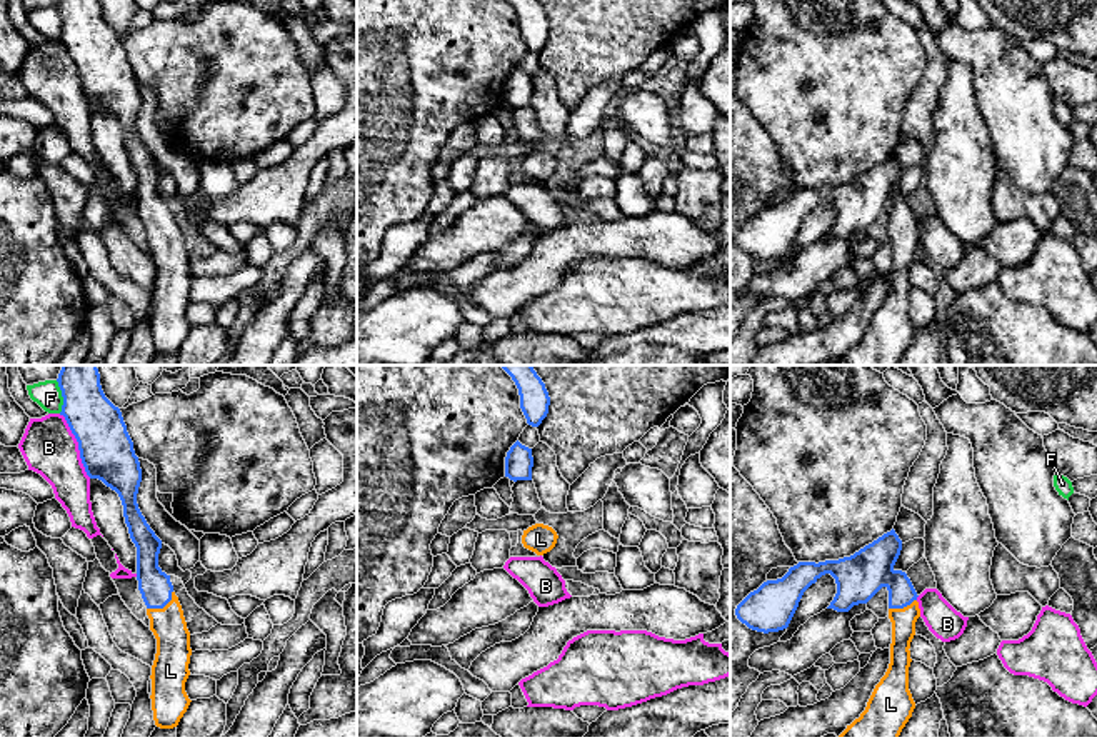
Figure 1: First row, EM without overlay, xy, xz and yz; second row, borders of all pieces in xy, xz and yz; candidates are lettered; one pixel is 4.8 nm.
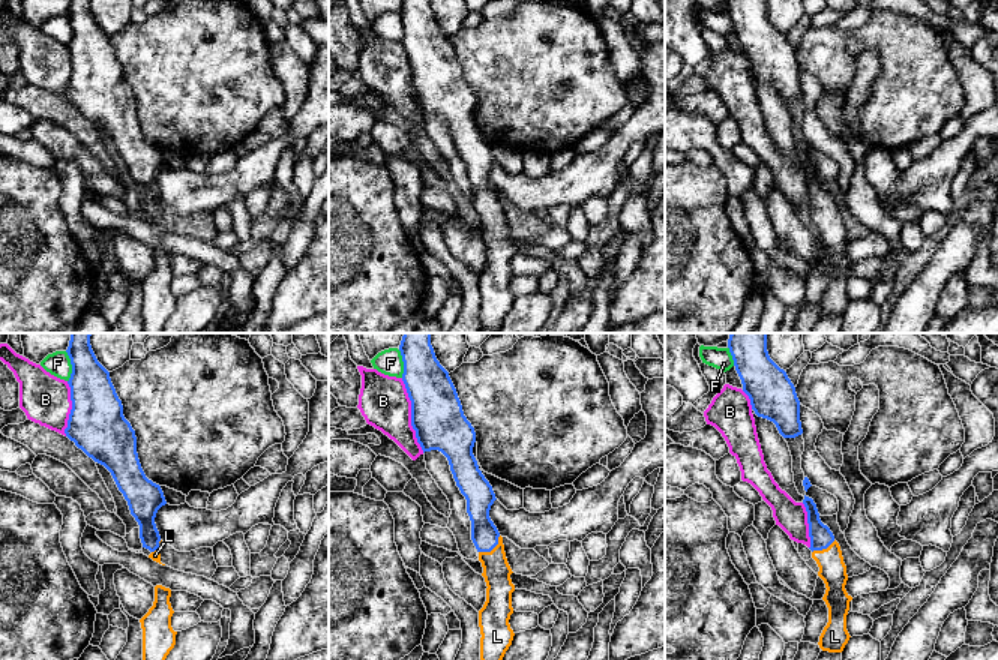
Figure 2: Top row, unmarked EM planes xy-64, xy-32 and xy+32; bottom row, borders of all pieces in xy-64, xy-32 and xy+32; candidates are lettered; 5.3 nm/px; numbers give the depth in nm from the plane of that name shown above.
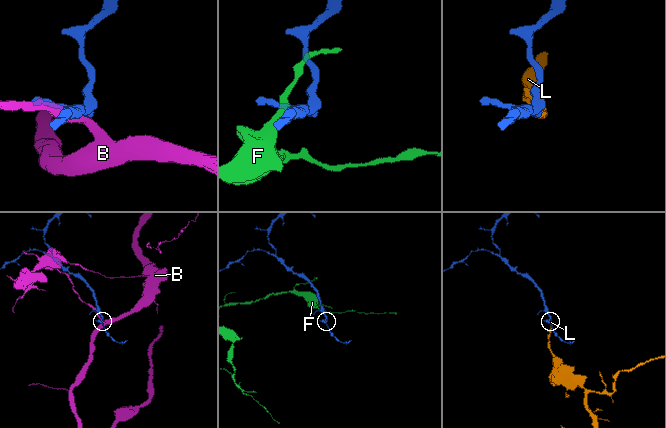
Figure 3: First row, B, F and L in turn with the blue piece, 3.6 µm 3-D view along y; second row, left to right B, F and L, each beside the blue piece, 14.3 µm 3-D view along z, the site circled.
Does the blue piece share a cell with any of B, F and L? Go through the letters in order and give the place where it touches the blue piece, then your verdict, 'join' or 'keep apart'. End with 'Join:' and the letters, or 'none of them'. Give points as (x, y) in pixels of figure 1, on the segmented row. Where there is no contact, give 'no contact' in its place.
B: meets blue in xy at (79, 446); keep apart
F: meets blue in xy at (62, 396); keep apart
L: meets blue in xy at (162, 607); join
Join: L

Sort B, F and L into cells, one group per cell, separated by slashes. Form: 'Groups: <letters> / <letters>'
Groups: B / F / L

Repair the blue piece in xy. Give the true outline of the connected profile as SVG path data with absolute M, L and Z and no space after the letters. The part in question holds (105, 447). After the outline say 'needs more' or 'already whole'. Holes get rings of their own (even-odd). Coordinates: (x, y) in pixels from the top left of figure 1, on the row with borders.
M62 365L58 374L65 417L78 442L90 479L115 490L137 547L137 580L147 605L150 630L157 639L152 665L152 710L155 725L173 729L190 705L185 682L190 675L190 632L170 575L158 567L162 540L142 515L137 494L142 469L122 412L103 394L97 365Z; needs more

